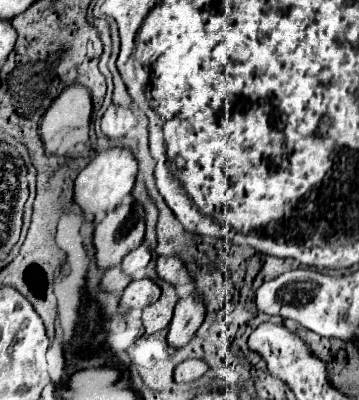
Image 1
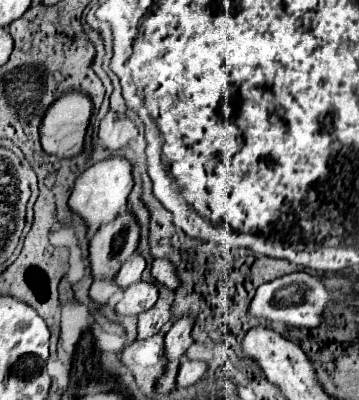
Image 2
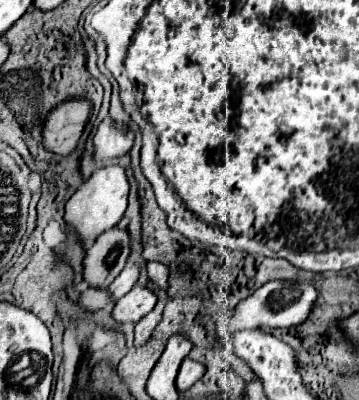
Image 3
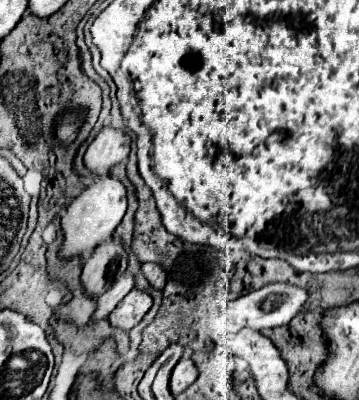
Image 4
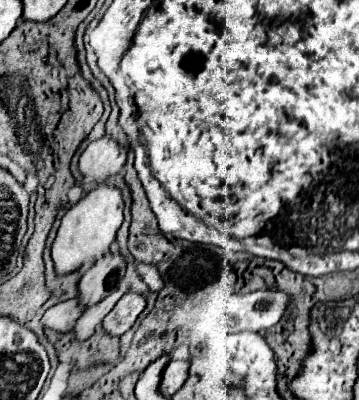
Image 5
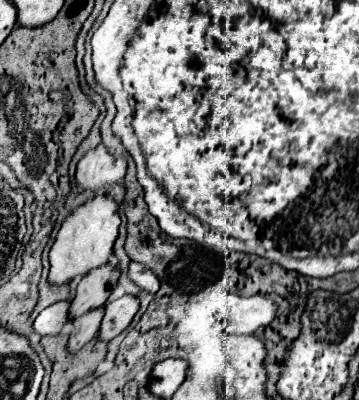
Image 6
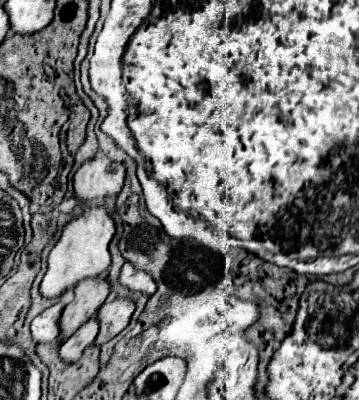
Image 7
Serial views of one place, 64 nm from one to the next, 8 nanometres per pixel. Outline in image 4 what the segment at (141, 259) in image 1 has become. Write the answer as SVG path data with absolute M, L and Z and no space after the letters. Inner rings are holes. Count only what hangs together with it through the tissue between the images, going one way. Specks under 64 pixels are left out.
M126 272L120 280L116 280L98 300L100 300L100 308L96 308L94 312L94 320L100 320L100 318L106 318L114 308L116 304L134 288L134 276L130 272Z

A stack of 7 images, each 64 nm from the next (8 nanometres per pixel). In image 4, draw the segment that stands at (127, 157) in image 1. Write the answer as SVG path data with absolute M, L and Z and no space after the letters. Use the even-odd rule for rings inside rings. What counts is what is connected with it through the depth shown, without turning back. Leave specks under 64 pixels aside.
M110 174L98 176L90 186L86 186L66 208L62 216L62 230L64 230L64 244L60 250L62 258L80 256L88 258L88 252L100 244L100 240L106 240L114 234L116 226L120 224L122 216L126 212L126 188L124 184Z

